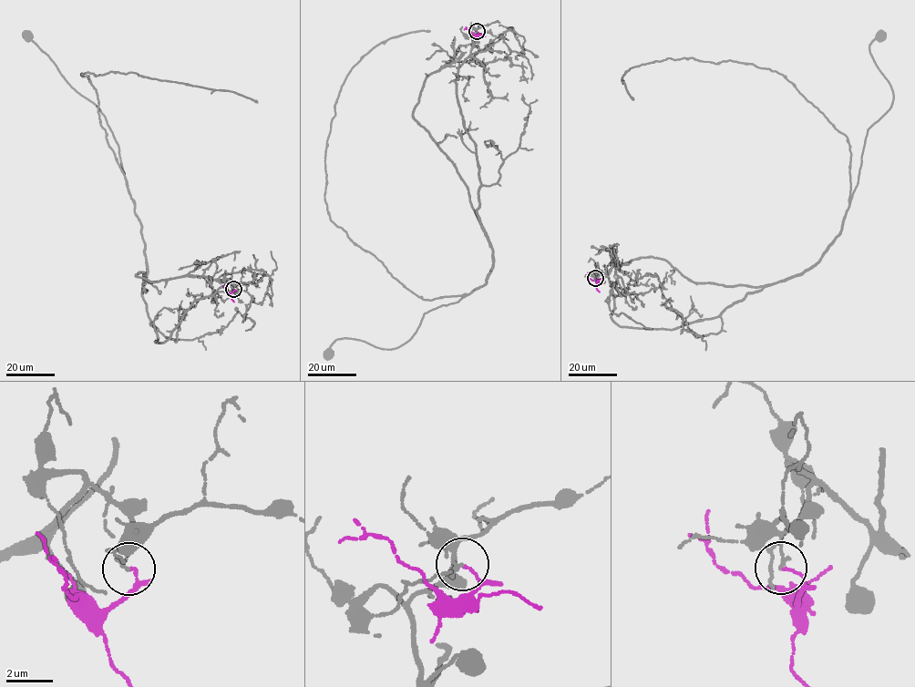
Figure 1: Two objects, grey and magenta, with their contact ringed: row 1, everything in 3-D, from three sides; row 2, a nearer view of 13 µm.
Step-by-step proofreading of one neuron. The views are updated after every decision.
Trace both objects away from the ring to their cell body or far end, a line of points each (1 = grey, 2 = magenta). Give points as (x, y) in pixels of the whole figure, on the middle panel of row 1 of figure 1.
1: (477, 32), (455, 79), (492, 268), (393, 349), (342, 338), (327, 353)
2: (477, 32), (479, 34), (476, 35), (468, 28), (464, 29)

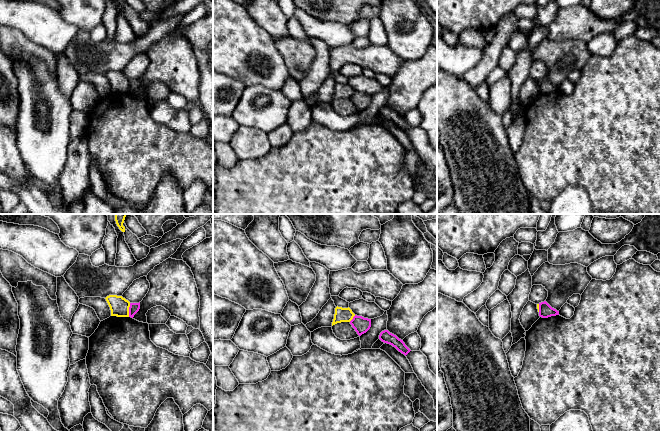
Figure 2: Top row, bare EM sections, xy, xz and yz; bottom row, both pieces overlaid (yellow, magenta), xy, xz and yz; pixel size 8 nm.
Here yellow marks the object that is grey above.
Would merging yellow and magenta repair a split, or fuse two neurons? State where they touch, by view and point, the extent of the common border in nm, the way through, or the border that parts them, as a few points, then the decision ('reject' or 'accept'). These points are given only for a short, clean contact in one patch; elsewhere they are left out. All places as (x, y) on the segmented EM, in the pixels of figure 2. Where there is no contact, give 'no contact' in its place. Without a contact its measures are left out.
meets yellow in xy at (128, 310); contact 110 nm long; border along xy (130, 303), (128, 316); reject

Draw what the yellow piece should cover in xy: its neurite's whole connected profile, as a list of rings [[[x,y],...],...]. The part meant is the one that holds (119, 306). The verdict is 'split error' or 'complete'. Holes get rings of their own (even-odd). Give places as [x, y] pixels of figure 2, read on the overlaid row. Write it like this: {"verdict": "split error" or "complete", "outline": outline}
{"verdict": "complete", "outline": [[[109,295],[106,301],[111,310],[111,316],[129,317],[130,302],[122,296]]]}

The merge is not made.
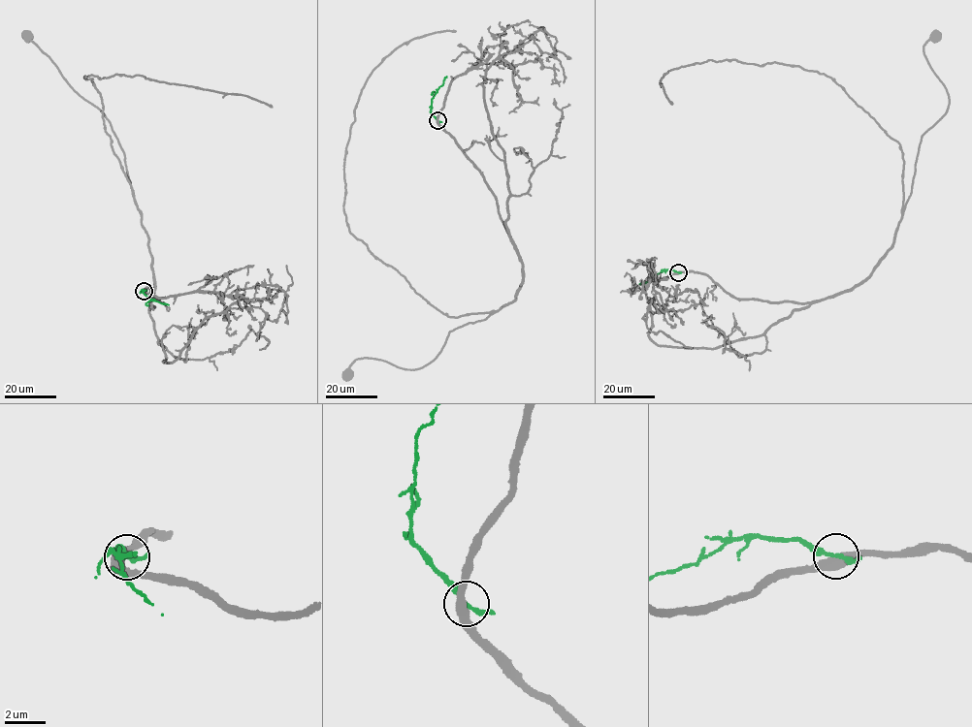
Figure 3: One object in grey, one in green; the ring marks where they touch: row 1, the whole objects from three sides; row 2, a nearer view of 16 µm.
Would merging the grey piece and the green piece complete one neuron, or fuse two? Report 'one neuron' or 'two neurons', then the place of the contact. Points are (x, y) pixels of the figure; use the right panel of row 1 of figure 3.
two neurons; place (678, 272)

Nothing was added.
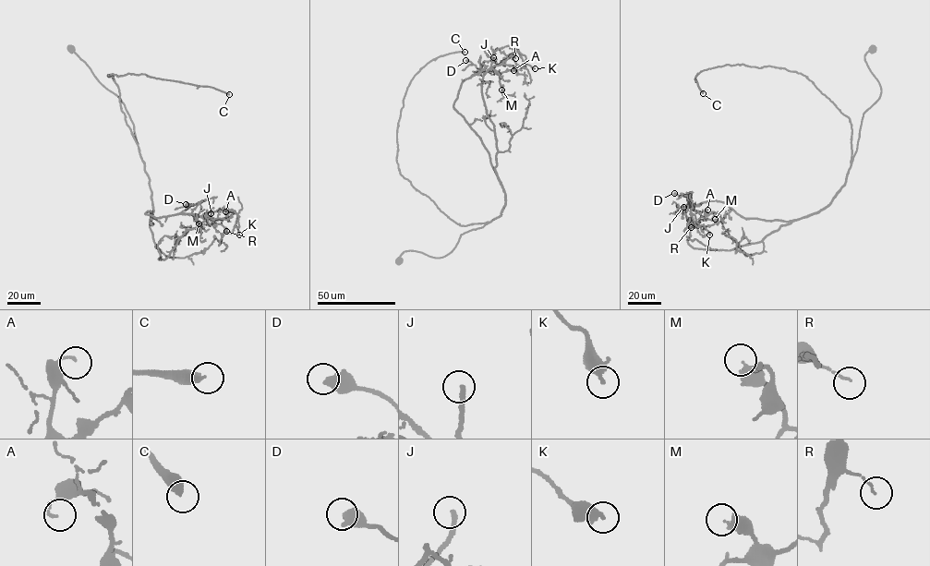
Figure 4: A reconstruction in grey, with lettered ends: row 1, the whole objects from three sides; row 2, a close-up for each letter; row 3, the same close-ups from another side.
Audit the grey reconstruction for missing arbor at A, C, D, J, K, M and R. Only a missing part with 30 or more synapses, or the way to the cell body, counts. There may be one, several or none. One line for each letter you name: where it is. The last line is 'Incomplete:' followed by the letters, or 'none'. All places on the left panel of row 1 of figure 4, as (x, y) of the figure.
C: Place: (229, 94)
J: Place: (211, 213)
Incomplete: C, J

